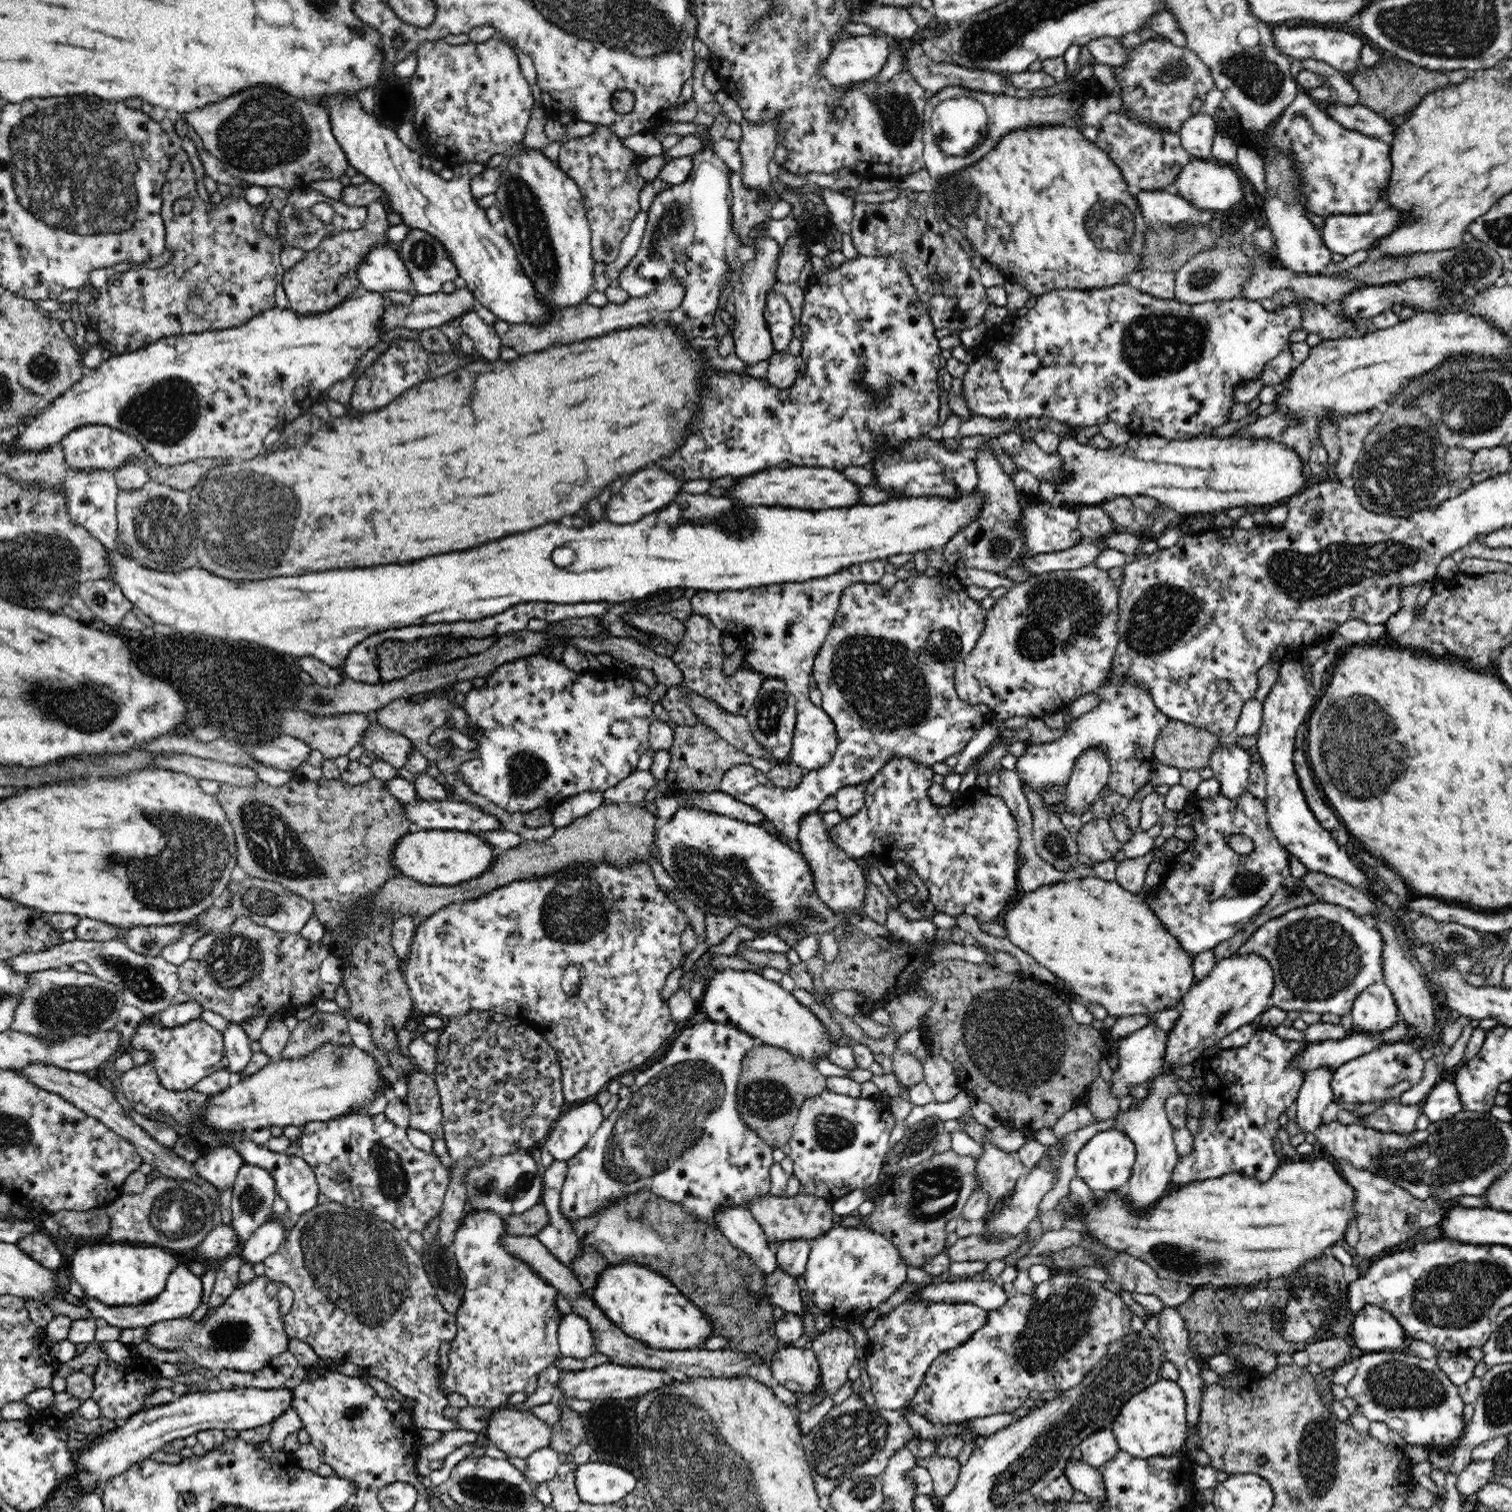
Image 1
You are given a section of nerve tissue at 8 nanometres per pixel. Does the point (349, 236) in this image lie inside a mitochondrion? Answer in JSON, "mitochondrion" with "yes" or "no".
{"mitochondrion":"no"}

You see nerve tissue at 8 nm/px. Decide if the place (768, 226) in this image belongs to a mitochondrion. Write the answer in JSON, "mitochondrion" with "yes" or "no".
{"mitochondrion":"no"}

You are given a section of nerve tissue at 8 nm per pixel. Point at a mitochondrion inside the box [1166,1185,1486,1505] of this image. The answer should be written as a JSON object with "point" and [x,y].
{"point":[1393,1384]}

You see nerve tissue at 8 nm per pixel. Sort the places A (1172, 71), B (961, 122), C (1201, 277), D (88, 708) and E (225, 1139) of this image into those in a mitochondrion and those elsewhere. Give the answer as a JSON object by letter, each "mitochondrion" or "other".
{"A":"mitochondrion","B":"mitochondrion","C":"mitochondrion","D":"mitochondrion","E":"other"}

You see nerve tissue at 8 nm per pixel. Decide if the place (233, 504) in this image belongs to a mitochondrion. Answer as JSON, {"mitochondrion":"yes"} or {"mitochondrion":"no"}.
{"mitochondrion":"yes"}

